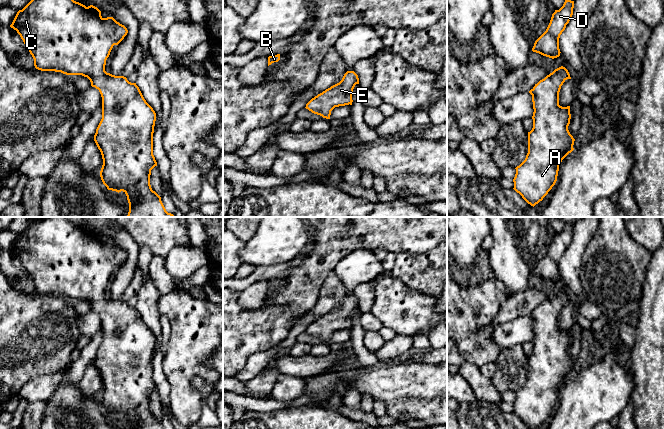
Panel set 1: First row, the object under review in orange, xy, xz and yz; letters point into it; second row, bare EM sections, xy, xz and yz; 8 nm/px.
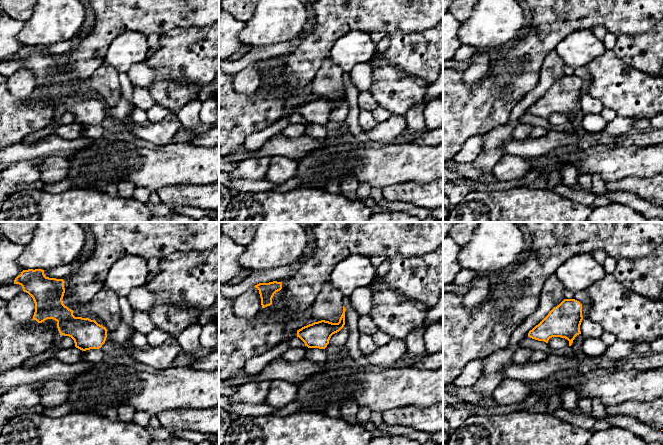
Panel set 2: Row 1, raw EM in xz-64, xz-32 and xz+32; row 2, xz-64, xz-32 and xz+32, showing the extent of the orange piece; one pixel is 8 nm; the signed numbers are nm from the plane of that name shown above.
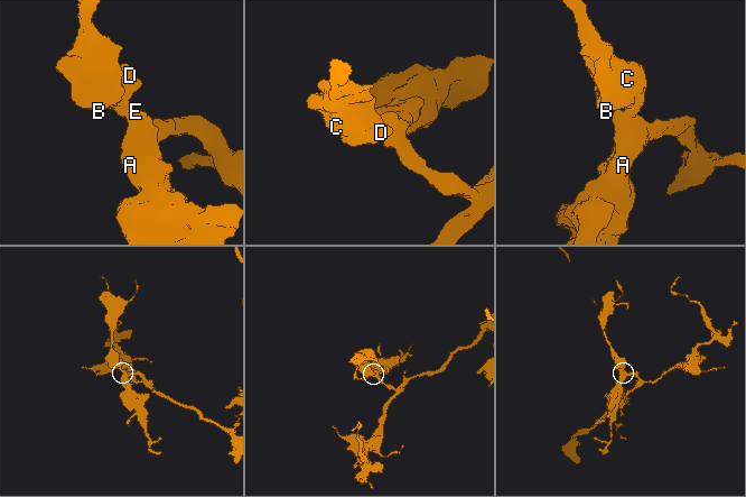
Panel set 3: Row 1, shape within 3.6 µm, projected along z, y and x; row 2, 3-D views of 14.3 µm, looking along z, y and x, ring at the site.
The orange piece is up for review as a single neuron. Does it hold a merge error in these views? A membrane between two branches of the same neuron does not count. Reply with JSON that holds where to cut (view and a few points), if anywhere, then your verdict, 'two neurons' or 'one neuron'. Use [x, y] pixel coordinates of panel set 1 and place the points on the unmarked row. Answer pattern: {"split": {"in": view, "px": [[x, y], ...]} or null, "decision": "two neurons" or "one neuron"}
{"split": null, "decision": "one neuron"}

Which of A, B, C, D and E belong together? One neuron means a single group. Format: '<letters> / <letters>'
A B C D E

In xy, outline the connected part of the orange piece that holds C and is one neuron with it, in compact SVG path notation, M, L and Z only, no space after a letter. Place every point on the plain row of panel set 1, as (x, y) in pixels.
M36 217L32 224L17 236L10 251L20 259L34 283L36 293L82 299L90 304L92 311L99 314L102 321L102 343L96 353L94 365L102 379L100 401L107 413L118 417L123 415L129 429L163 429L161 421L150 409L151 394L157 390L153 379L156 337L146 326L136 307L129 306L124 300L115 300L105 295L106 284L113 270L124 263L128 257L127 252L113 241L103 242L97 231L86 231L66 217Z

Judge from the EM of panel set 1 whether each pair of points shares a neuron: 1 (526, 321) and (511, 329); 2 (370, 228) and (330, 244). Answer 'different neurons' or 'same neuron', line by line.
1: same neuron
2: same neuron

